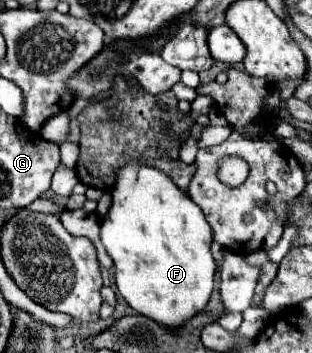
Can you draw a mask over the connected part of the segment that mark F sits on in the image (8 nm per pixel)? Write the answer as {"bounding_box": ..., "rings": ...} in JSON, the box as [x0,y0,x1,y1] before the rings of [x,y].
{"bounding_box":[100,158,216,328],"rings":[[[134,158],[116,170],[110,196],[112,206],[102,220],[100,238],[106,252],[114,260],[116,286],[120,294],[138,314],[148,316],[168,328],[178,328],[188,318],[204,310],[214,288],[216,262],[210,254],[212,228],[208,226],[204,212],[164,172],[144,164],[140,158]]]}

